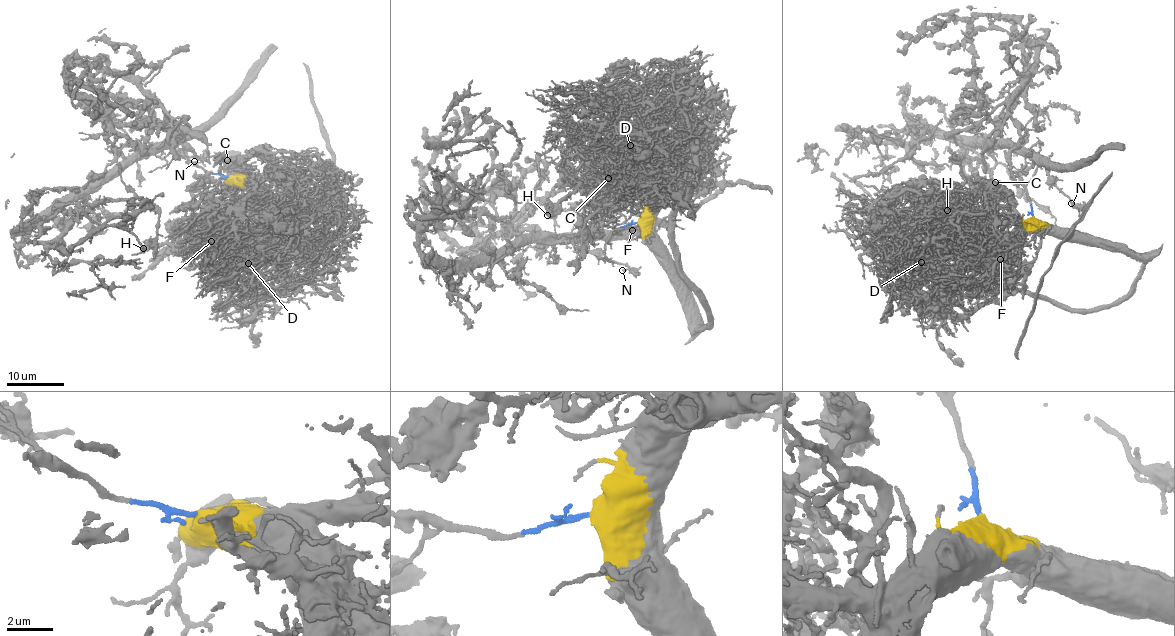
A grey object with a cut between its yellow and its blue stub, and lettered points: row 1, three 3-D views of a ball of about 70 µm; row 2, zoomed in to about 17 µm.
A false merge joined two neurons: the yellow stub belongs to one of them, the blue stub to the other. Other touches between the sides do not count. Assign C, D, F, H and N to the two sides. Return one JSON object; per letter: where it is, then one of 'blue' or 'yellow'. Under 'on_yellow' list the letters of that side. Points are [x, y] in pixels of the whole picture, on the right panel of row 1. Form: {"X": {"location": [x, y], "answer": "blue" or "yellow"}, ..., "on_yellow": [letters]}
{"C": {"location": [995, 182], "answer": "yellow"}, "D": {"location": [921, 262], "answer": "yellow"}, "F": {"location": [1000, 259], "answer": "yellow"}, "H": {"location": [947, 210], "answer": "yellow"}, "N": {"location": [1071, 203], "answer": "blue"}, "on_yellow": ["C", "D", "F", "H"]}

